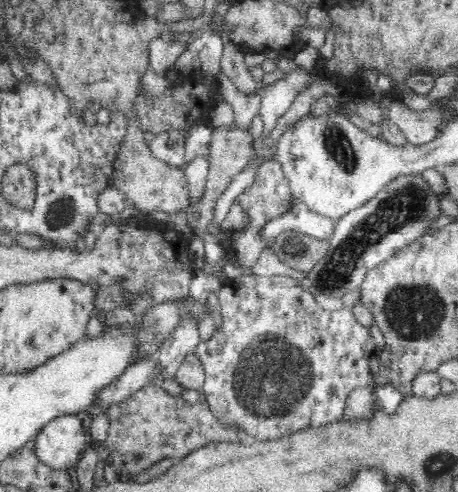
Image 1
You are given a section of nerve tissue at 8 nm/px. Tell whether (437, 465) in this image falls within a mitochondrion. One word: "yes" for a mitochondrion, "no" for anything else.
yes

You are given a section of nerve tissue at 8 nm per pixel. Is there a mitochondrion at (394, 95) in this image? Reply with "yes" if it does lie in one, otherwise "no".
no

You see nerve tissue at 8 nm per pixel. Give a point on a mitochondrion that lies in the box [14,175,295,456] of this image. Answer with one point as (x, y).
(63, 214)

